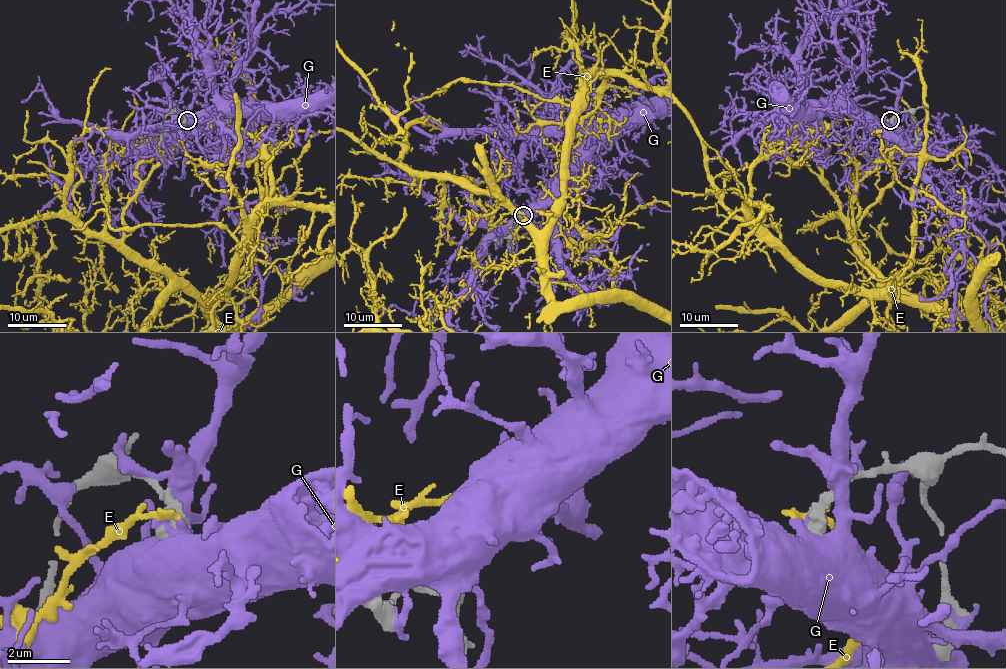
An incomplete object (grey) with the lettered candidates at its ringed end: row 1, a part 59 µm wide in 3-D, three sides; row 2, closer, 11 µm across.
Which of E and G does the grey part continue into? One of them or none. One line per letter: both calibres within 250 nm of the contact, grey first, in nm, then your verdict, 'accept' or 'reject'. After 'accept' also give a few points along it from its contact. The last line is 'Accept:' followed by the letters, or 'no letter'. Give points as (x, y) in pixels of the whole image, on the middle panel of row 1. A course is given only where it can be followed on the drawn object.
E: 550 nm thick on the grey side, 280 nm on the other; reject
G: 550 nm thick on the grey side, 600 nm on the other; reject
Accept: no letter

